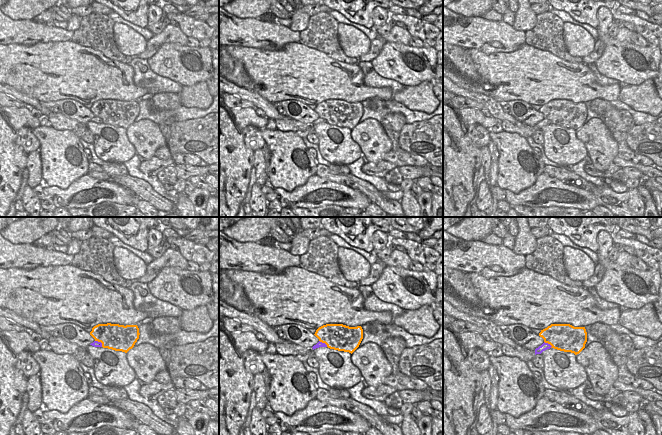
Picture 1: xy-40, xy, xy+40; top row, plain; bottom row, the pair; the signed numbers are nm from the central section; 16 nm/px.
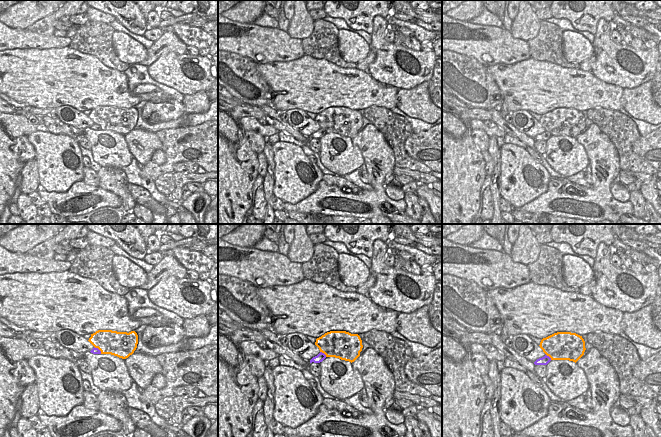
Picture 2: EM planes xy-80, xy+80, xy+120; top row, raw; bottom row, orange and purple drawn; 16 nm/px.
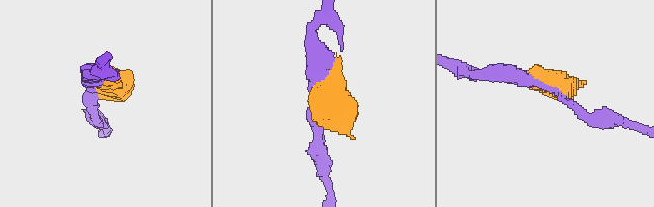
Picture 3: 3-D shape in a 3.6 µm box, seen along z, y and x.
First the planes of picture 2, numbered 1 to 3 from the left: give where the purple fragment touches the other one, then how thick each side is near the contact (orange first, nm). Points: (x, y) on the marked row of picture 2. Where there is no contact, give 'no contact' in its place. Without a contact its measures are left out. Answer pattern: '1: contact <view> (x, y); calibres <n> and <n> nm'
1: contact xy-80 (98, 348); calibres 380 and 100 nm
2: contact xy+80 (323, 352); calibres 420 and 140 nm
3: contact xy+120 (549, 356); calibres 440 and 140 nm

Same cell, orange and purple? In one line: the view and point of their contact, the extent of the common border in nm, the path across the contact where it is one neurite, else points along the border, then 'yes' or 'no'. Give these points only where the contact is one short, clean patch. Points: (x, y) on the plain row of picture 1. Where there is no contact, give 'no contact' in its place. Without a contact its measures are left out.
meets orange in xy at (323, 118); contact 180 nm long; yes

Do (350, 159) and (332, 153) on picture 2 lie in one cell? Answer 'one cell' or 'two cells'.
one cell

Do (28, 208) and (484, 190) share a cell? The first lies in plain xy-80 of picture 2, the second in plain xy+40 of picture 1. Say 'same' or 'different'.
same

